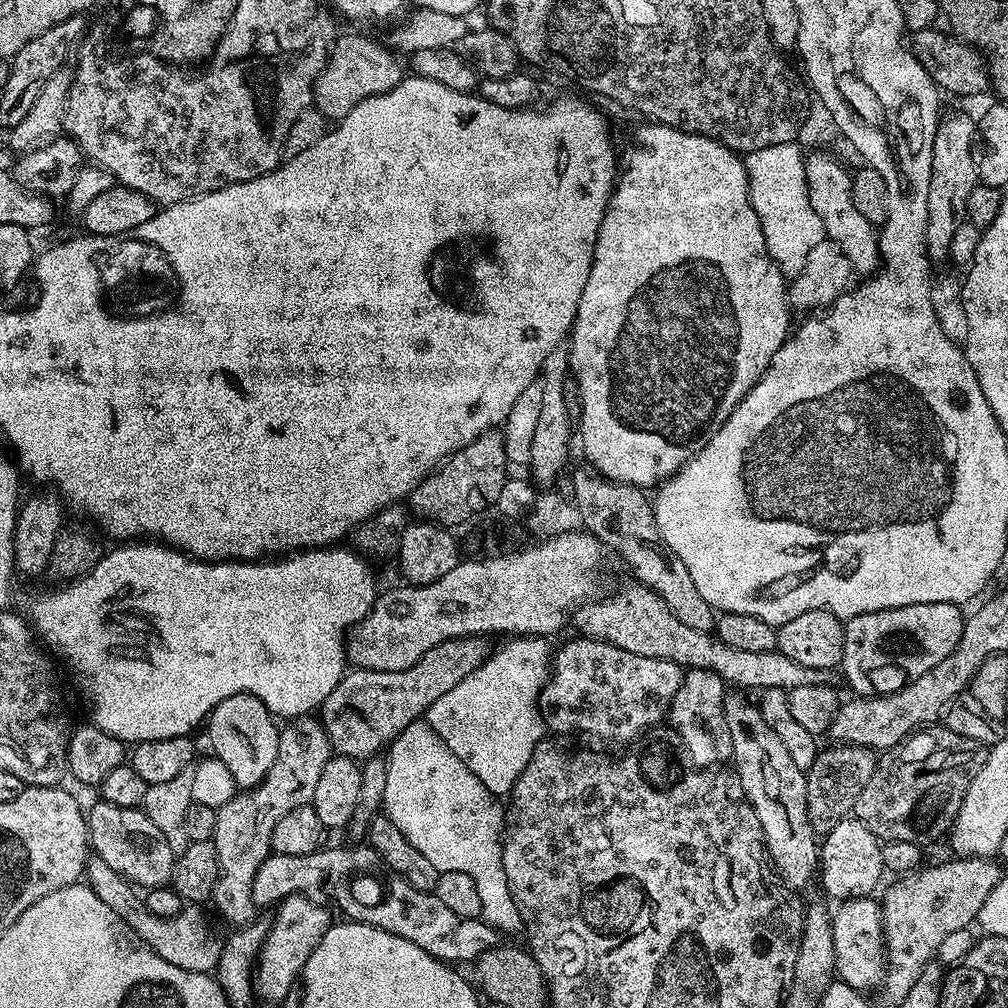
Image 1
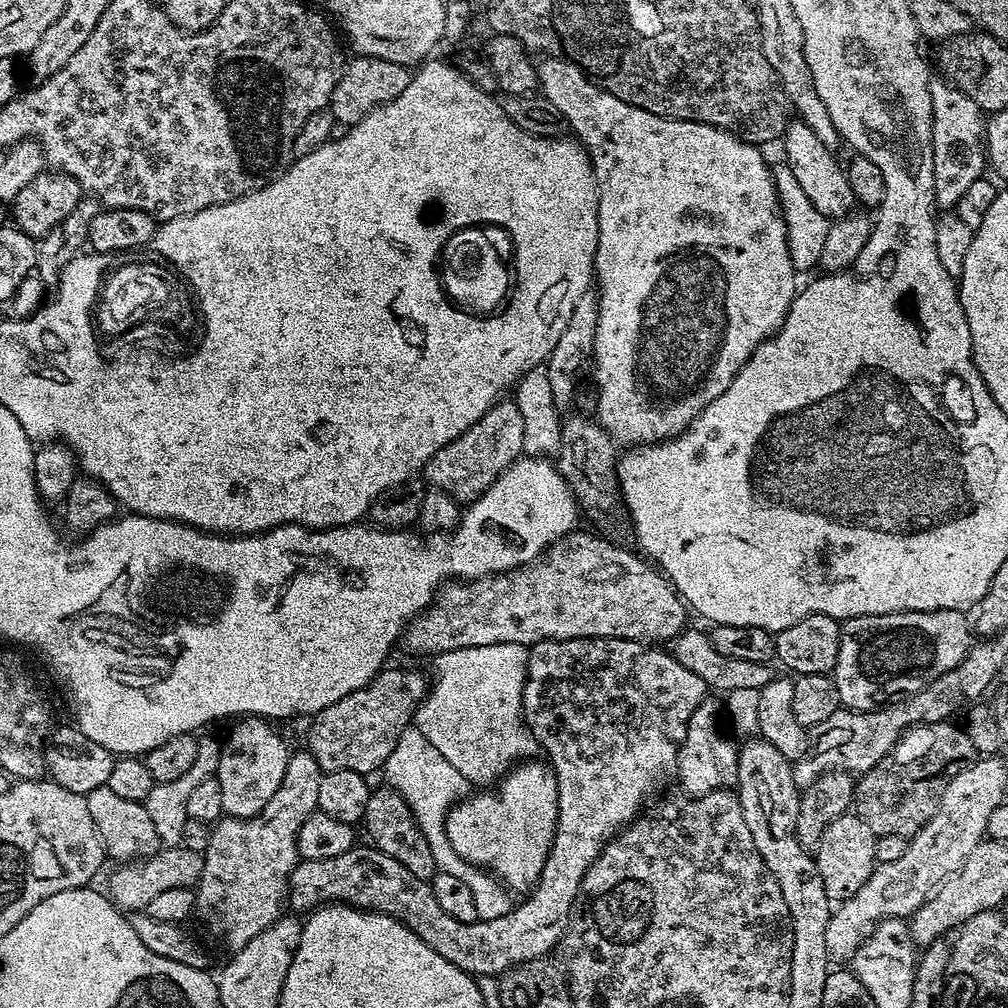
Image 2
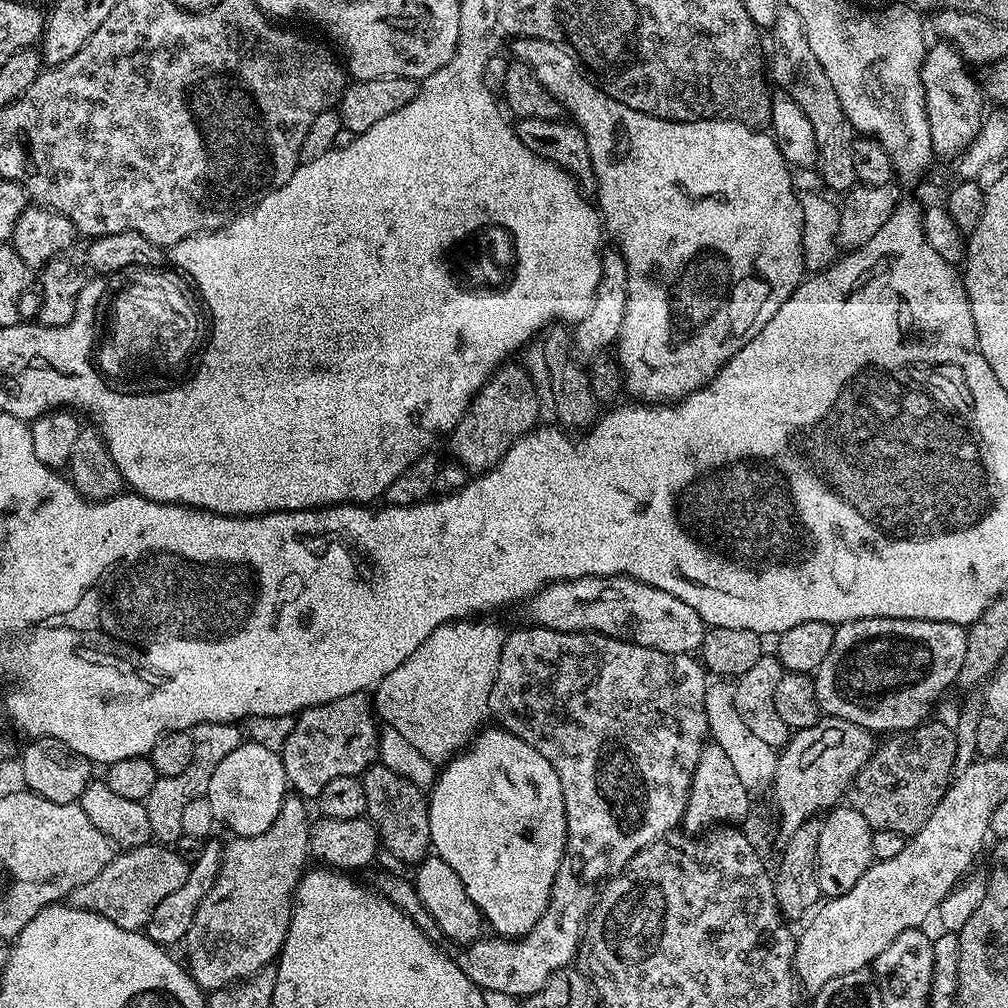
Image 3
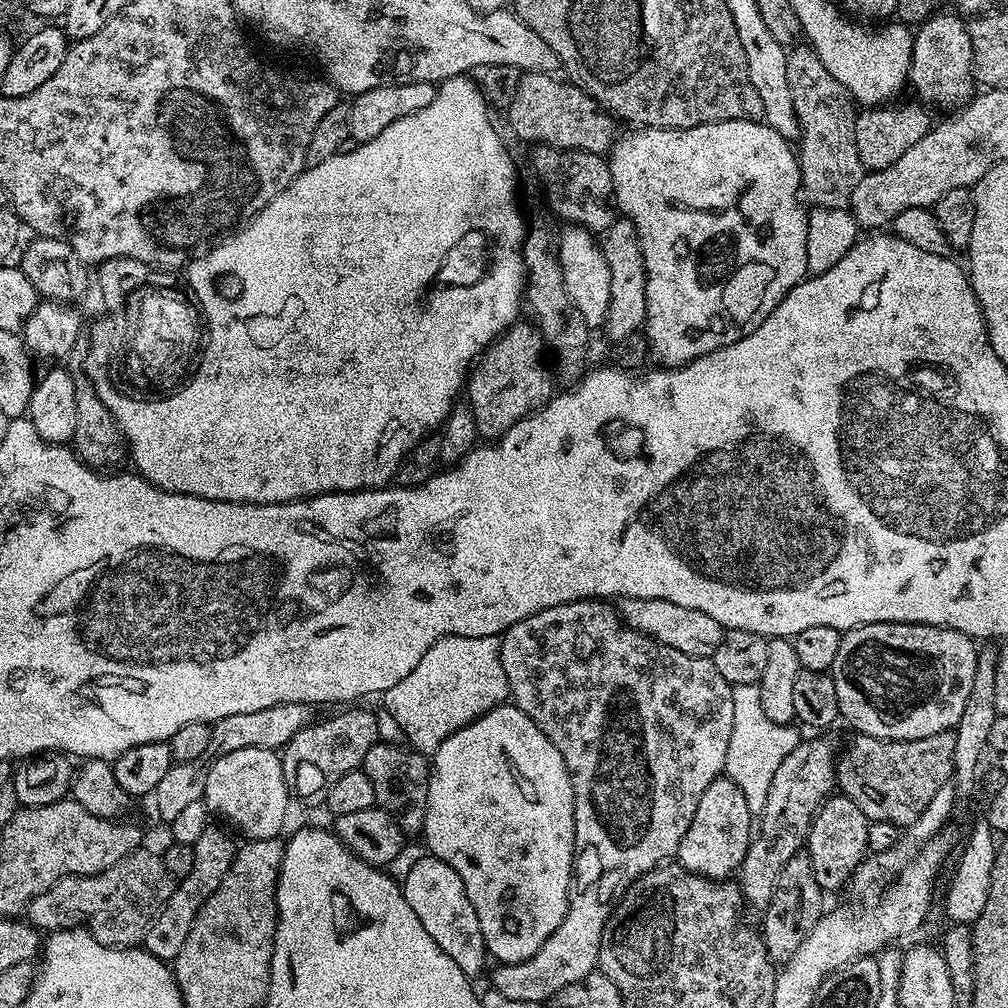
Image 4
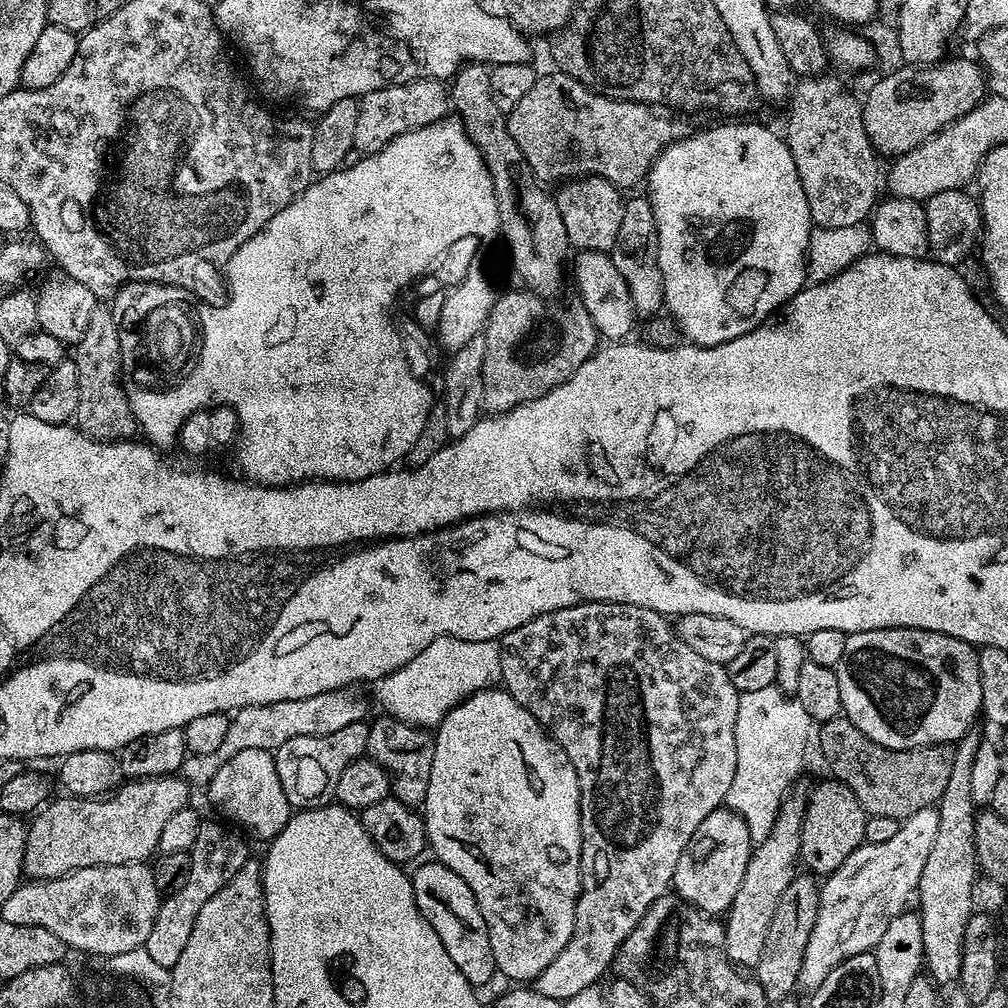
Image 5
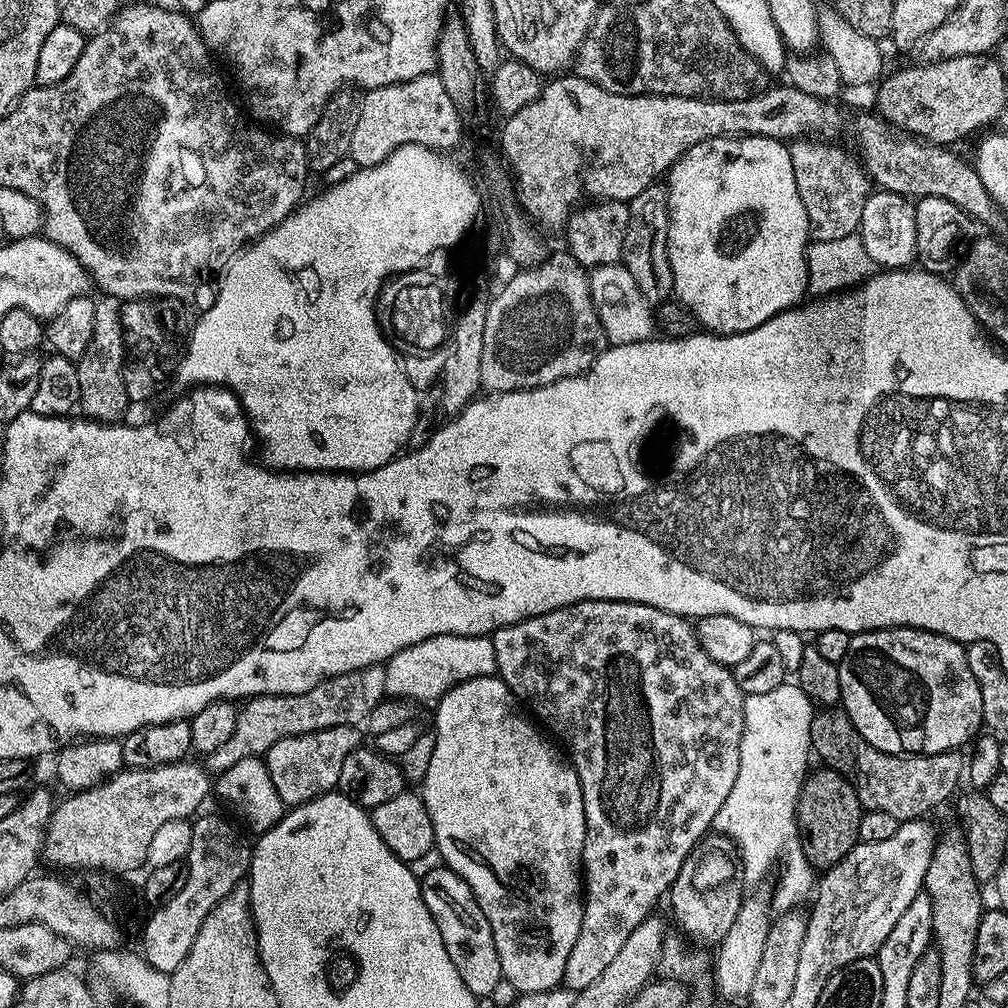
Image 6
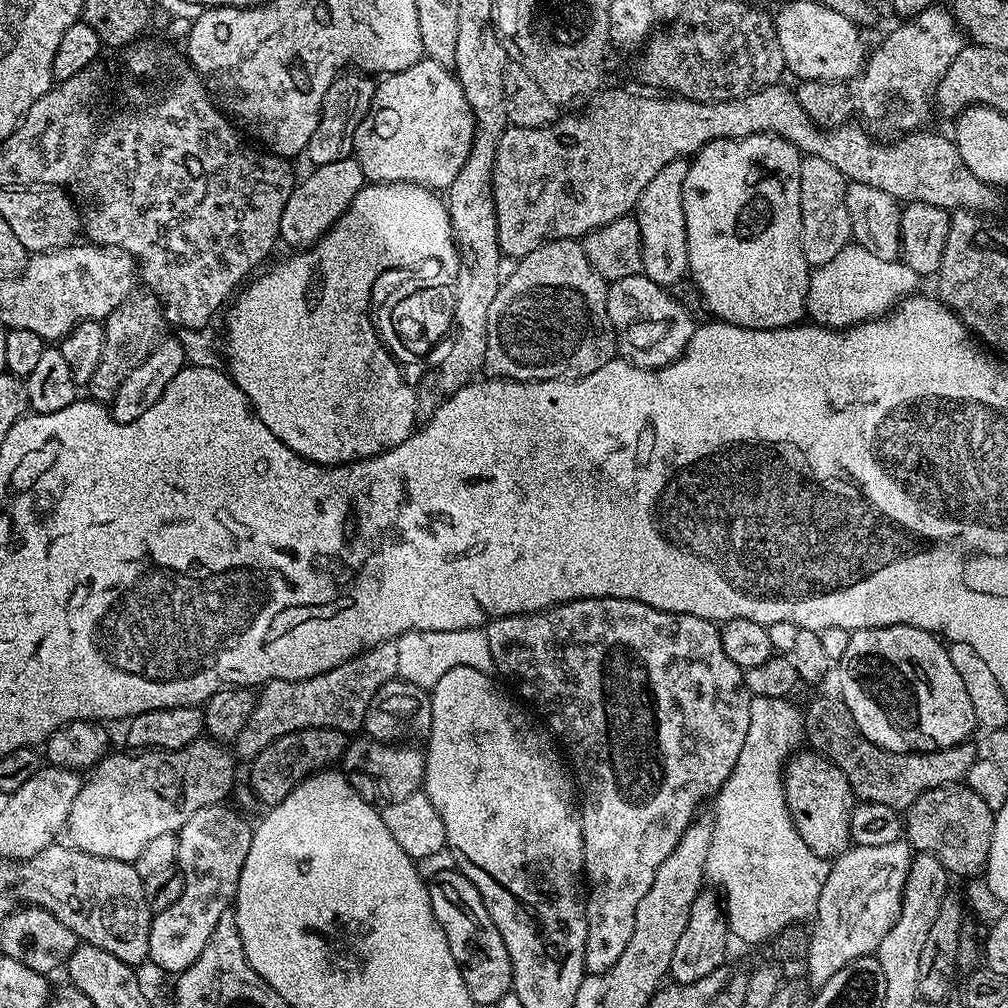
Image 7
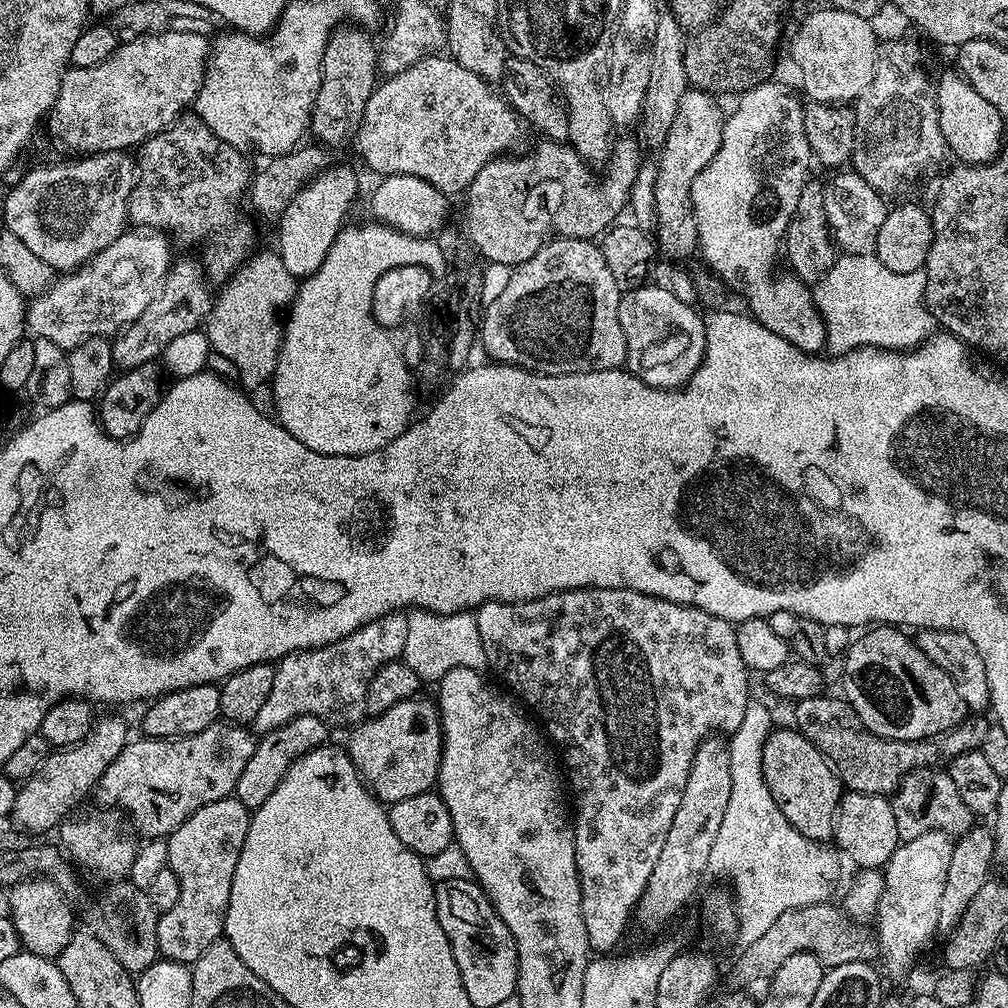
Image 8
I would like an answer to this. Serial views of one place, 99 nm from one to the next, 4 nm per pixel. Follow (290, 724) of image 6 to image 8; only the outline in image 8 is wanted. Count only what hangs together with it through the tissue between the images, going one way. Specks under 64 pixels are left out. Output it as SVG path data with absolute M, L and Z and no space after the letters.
M403 611L387 612L373 624L362 625L338 642L284 656L276 664L274 687L262 710L258 710L258 718L252 720L251 731L263 734L278 730L278 726L286 726L286 722L299 716L322 718L330 726L359 724L368 711L366 690L370 678L383 664L403 657L407 629L408 618Z

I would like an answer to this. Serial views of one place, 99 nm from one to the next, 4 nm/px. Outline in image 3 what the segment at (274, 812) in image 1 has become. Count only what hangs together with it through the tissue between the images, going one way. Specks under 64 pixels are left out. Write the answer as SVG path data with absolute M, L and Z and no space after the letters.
M286 795L281 802L280 813L268 830L252 837L236 836L230 839L232 841L228 845L223 845L218 876L214 878L214 884L210 886L206 898L202 898L202 906L198 906L198 914L194 914L194 922L186 937L186 967L200 988L215 990L239 984L269 967L279 957L292 921L292 896L300 885L301 875L306 868L304 863L310 860L310 819L308 820L308 808L303 803L307 804L299 795Z

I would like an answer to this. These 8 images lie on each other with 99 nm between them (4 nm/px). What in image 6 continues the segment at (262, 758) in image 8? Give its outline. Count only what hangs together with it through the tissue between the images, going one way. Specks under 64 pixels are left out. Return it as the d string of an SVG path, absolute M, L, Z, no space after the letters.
M351 724L282 738L282 742L274 742L266 753L270 781L284 805L305 804L307 800L333 791L339 785L342 762L346 762L346 758L350 758L350 754L361 744L361 729Z

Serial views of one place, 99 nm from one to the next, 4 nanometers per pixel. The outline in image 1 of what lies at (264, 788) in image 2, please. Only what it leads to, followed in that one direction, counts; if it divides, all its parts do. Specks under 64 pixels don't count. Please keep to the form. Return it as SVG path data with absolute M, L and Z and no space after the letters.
M239 692L224 698L215 707L206 721L208 740L215 759L226 763L230 774L234 774L237 787L247 790L255 788L264 780L266 773L277 757L280 733L272 712L253 695Z

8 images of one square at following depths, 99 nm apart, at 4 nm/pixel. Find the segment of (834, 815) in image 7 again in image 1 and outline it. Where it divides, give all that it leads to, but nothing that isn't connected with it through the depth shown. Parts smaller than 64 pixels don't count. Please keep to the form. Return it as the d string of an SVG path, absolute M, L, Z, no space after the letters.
M839 820L831 830L823 833L818 848L818 882L836 899L836 902L871 897L872 891L886 876L882 862L882 841L861 820Z

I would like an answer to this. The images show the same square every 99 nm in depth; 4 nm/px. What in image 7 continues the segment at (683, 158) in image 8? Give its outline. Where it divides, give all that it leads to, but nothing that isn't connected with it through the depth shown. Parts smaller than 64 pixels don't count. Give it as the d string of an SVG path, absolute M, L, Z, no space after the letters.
M681 158L662 166L646 190L638 198L634 218L642 234L643 275L650 277L659 288L671 289L679 280L688 276L688 247L686 246L686 214L682 202L682 190L686 182L689 161Z

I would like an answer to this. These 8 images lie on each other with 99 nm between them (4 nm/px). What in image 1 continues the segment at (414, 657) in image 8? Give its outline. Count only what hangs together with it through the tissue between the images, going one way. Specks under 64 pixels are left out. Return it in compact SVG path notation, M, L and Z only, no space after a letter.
M530 636L527 638L514 638L508 642L505 648L500 648L491 653L487 660L478 666L454 690L446 690L434 706L430 706L426 713L426 722L442 738L442 742L490 790L493 796L504 798L511 793L514 782L518 782L518 774L526 770L534 750L539 748L545 739L546 725L540 714L538 701L540 692L544 689L544 683L550 675L550 665L554 655L554 648L543 636Z

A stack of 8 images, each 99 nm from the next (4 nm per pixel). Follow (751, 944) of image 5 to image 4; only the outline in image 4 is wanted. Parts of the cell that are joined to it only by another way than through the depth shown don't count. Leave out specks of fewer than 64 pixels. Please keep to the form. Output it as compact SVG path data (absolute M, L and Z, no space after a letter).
M816 734L813 740L801 739L800 744L786 758L782 758L782 766L774 773L770 782L770 794L766 794L766 806L758 814L758 827L748 849L746 858L738 869L738 887L740 895L757 906L769 904L774 894L774 886L778 882L778 874L782 874L782 866L794 858L806 844L808 831L816 811L825 800L833 795L837 787L836 761L838 747L828 734Z

